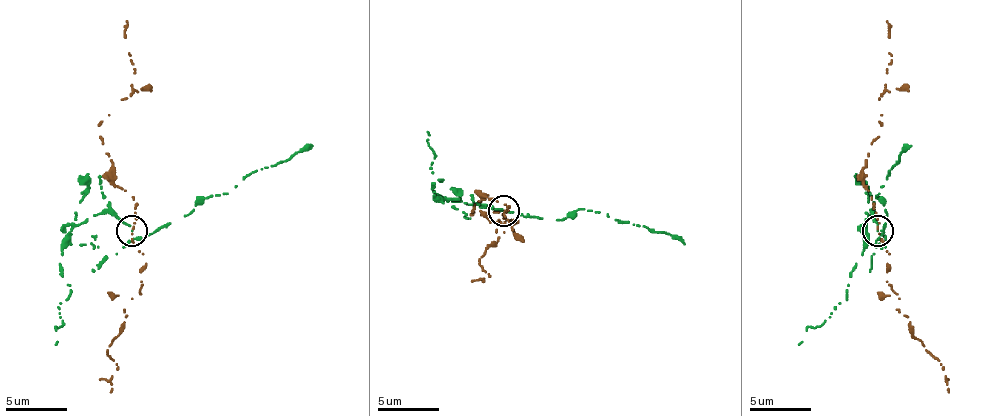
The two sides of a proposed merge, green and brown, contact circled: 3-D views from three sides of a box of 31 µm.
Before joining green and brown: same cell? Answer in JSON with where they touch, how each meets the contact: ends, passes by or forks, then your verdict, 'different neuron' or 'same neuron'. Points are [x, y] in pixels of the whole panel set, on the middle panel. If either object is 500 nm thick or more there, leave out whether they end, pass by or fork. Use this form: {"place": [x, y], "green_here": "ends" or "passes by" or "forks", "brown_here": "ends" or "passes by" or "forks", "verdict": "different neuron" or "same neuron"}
{"place": [504, 210], "green_here": "forks", "brown_here": "passes by", "verdict": "different neuron"}

